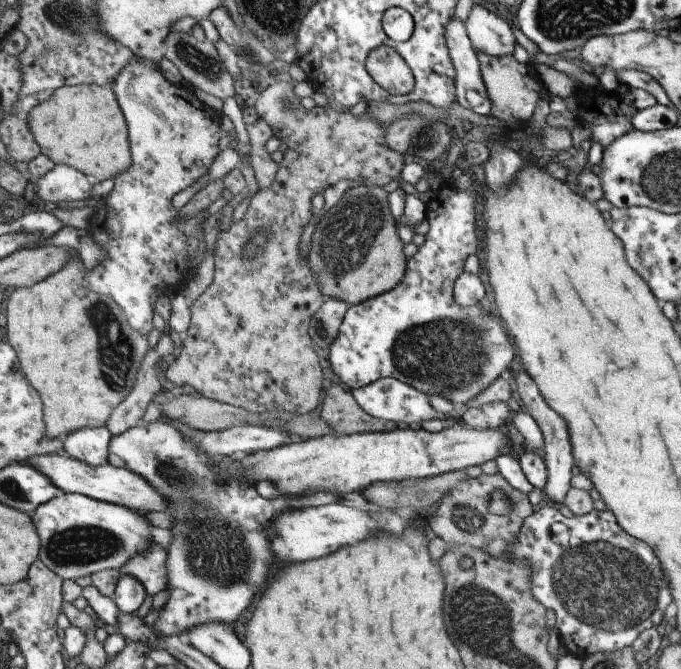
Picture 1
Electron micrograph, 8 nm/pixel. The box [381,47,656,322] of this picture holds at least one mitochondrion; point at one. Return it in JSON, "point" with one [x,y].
{"point":[425,138]}

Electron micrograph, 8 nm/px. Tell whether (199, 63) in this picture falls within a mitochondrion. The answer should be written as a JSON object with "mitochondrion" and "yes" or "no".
{"mitochondrion":"yes"}

